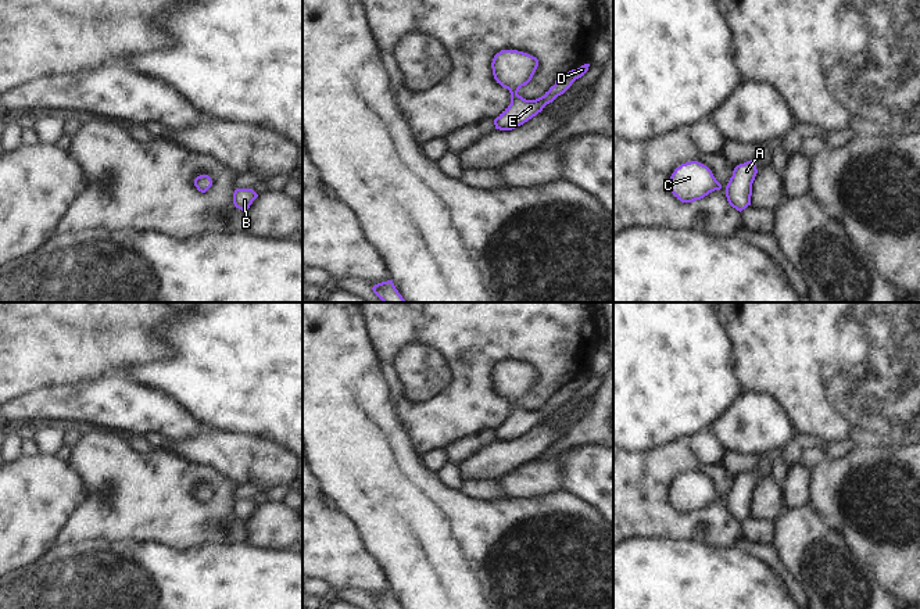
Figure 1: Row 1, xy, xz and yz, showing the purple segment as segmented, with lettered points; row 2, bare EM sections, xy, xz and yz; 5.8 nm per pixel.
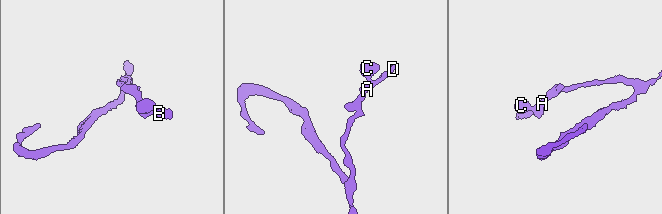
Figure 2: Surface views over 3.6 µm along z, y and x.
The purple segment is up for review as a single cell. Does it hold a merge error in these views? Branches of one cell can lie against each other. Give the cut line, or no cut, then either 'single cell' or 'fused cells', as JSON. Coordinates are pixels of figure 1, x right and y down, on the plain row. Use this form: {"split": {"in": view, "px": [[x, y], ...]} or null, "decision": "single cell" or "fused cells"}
{"split": null, "decision": "single cell"}

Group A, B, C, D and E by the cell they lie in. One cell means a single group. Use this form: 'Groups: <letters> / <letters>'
Groups: A B C D E

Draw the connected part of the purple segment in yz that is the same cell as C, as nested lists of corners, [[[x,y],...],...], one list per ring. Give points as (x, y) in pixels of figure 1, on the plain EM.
[[[690,472],[674,480],[669,490],[669,498],[681,513],[692,513],[720,501],[722,495],[706,476]]]

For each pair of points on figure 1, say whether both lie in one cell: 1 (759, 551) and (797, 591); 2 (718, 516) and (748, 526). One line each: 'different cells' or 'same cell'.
1: same cell
2: different cells

